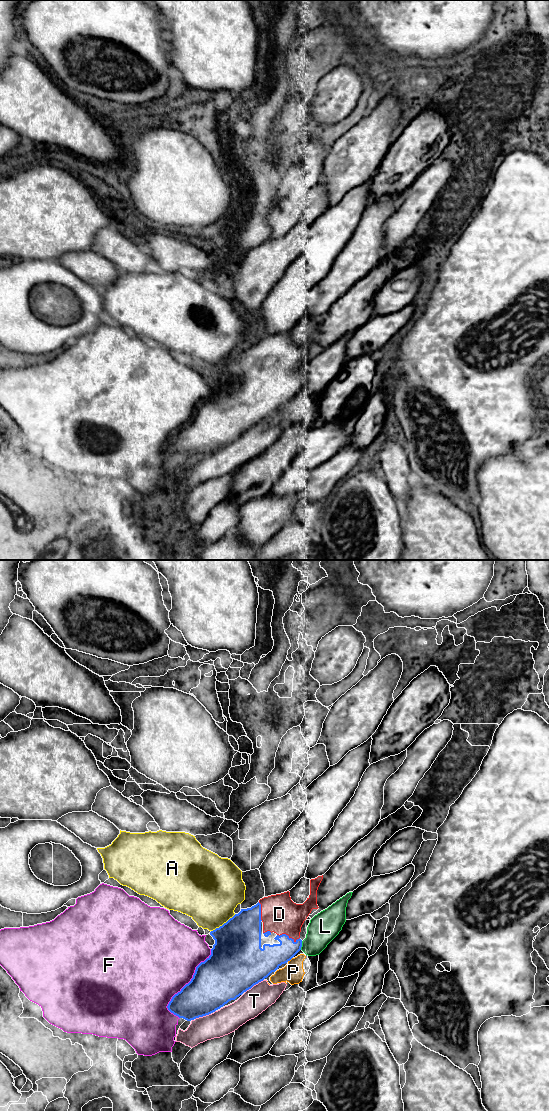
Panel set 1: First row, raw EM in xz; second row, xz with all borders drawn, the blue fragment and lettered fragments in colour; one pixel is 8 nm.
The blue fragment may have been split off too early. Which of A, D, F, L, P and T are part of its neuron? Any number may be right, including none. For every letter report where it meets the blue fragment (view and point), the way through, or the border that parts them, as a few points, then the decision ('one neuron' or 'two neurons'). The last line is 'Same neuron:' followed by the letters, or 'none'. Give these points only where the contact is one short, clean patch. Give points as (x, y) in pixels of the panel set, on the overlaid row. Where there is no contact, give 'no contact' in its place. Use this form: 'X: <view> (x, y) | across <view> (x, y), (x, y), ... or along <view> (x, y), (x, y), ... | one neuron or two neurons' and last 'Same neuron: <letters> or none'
A: xz (224, 923) | two neurons
D: xz (287, 935) | one neuron
F: xz (185, 985) | two neurons
L: xz (301, 945) | two neurons
P: xz (289, 960) | two neurons
T: xz (254, 984) | two neurons
Same neuron: D

